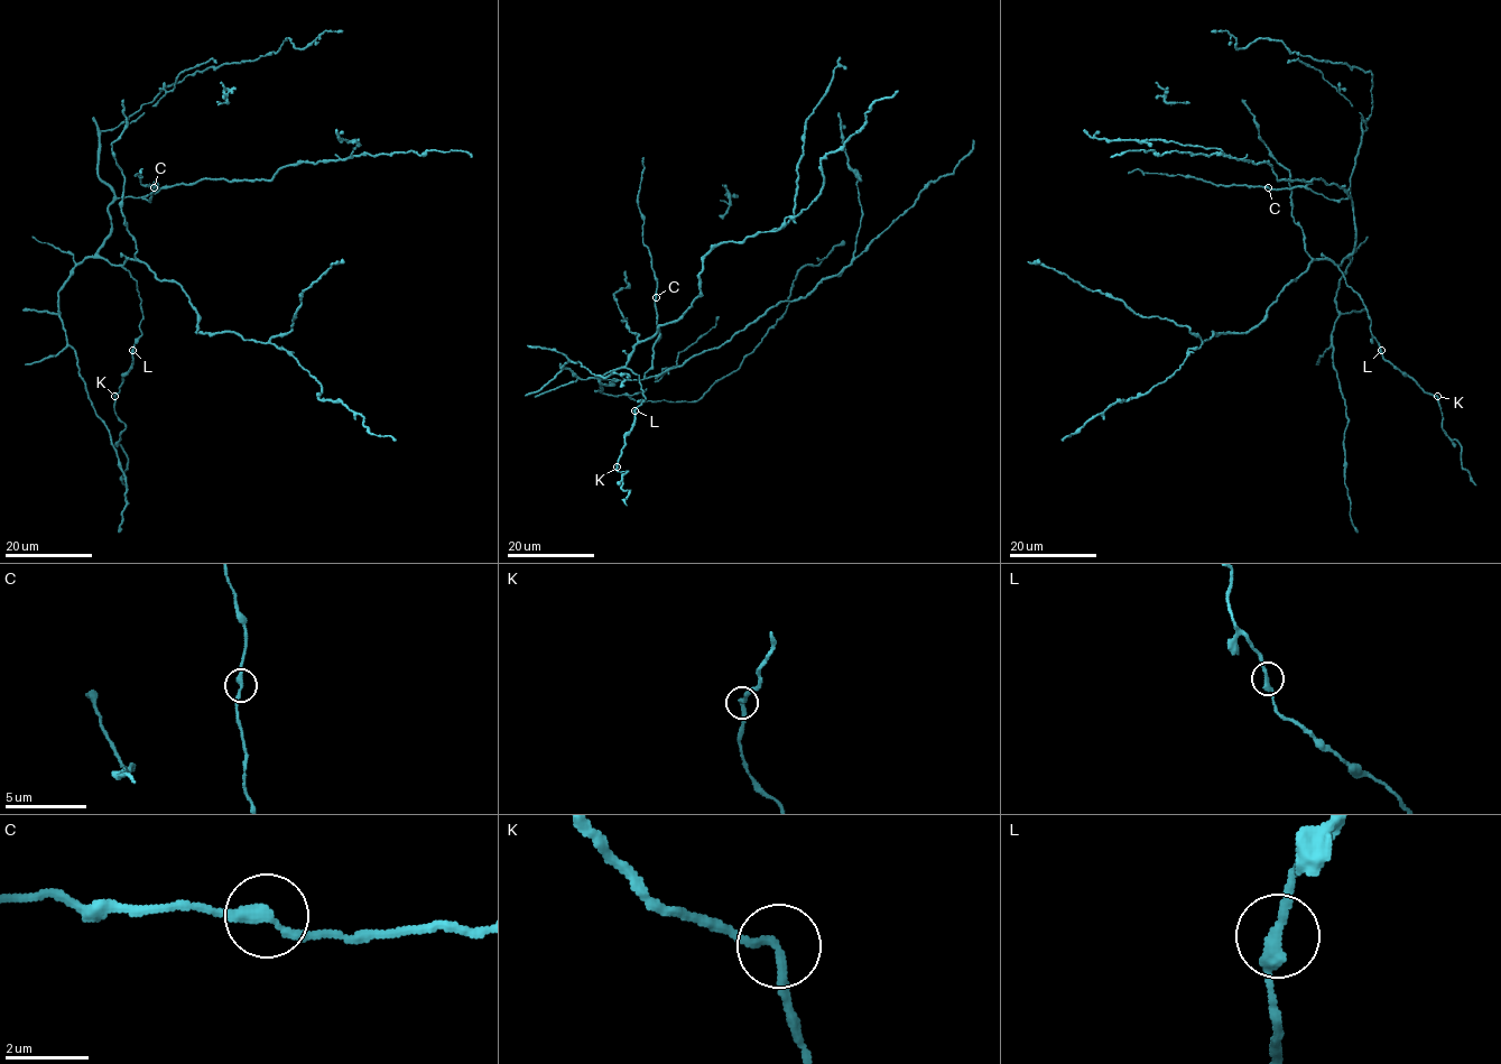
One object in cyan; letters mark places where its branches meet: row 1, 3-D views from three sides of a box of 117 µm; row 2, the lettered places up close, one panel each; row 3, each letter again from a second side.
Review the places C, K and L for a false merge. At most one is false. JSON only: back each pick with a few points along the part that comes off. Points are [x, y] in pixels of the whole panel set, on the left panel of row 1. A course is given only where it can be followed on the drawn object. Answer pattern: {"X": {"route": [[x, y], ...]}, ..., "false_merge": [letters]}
{"false_merge": []}

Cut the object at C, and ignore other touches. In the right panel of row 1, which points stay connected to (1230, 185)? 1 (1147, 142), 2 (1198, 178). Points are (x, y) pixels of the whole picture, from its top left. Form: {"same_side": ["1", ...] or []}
{"same_side": ["2"]}

